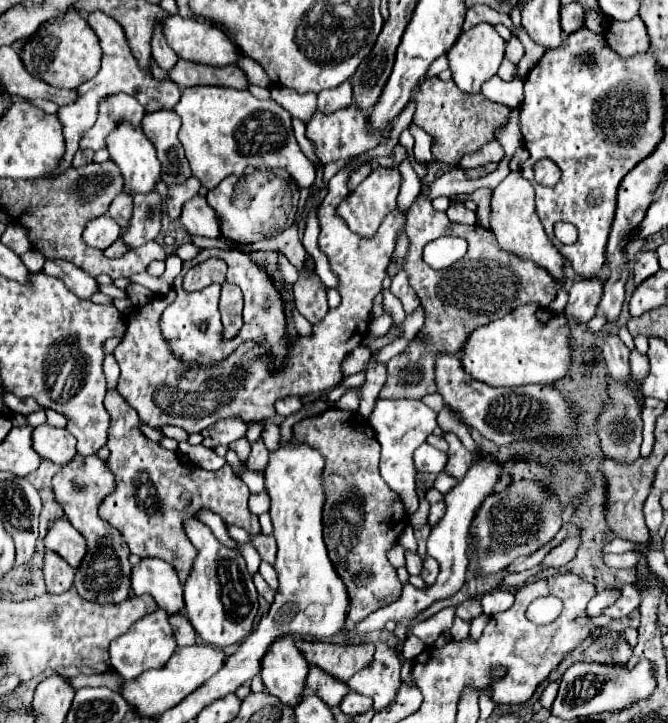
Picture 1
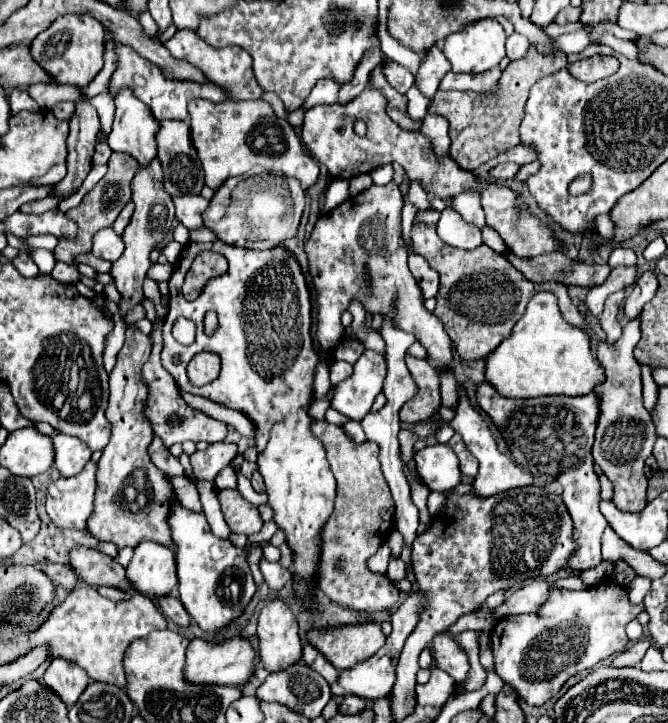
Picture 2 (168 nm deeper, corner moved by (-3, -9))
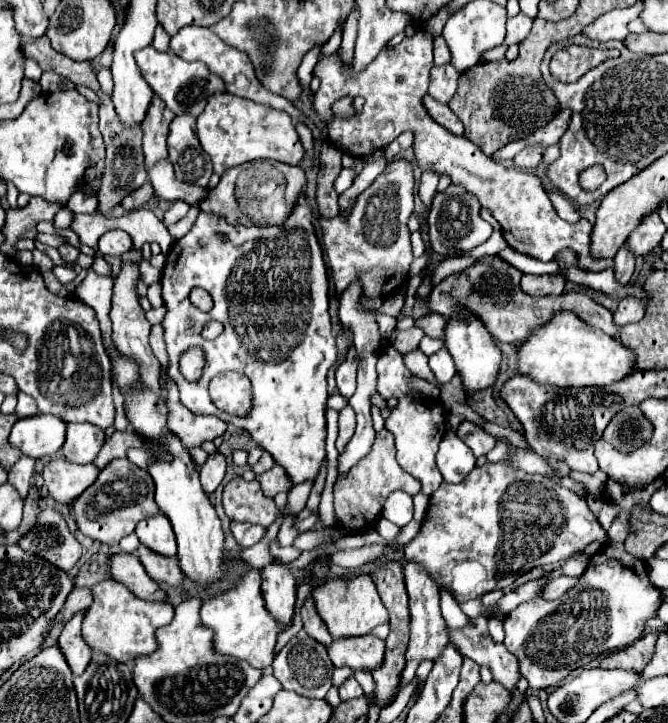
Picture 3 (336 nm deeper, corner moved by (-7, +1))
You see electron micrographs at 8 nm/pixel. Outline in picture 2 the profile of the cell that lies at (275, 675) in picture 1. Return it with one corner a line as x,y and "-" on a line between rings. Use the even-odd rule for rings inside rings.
280,601
266,603
258,619
260,659
266,671
284,671
302,659
302,641
294,613

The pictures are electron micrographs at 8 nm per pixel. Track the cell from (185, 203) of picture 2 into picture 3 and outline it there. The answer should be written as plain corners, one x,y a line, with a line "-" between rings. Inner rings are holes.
168,159
158,161
150,171
148,171
148,179
156,191
158,197
168,199
168,201
186,201
186,203
196,203
200,201
204,189
196,187
196,185
184,185
182,181
176,179
172,163

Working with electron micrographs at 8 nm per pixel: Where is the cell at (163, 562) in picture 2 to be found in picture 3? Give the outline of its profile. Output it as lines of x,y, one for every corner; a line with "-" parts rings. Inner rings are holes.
162,513
140,521
136,525
136,535
140,543
144,543
148,549
160,555
166,555
166,557
176,555
176,537
174,537
170,521

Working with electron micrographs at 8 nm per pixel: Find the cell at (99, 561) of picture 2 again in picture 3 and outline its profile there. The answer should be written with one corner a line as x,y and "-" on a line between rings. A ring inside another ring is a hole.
116,553
110,557
110,573
116,581
124,583
136,597
148,601
168,601
168,593
148,577
140,559
130,553

